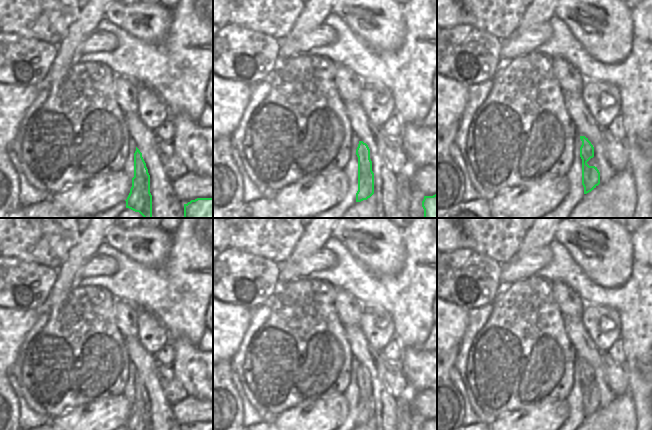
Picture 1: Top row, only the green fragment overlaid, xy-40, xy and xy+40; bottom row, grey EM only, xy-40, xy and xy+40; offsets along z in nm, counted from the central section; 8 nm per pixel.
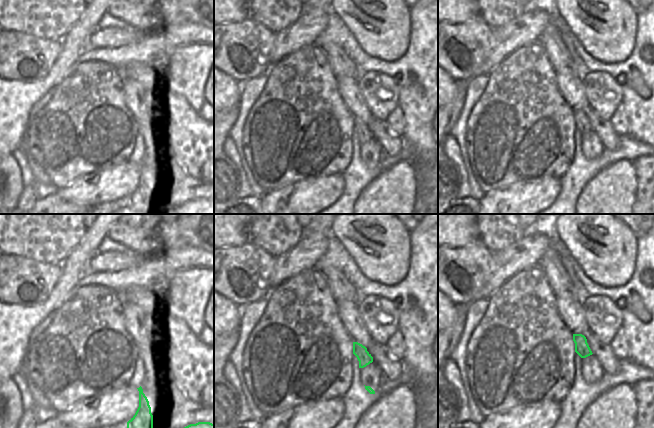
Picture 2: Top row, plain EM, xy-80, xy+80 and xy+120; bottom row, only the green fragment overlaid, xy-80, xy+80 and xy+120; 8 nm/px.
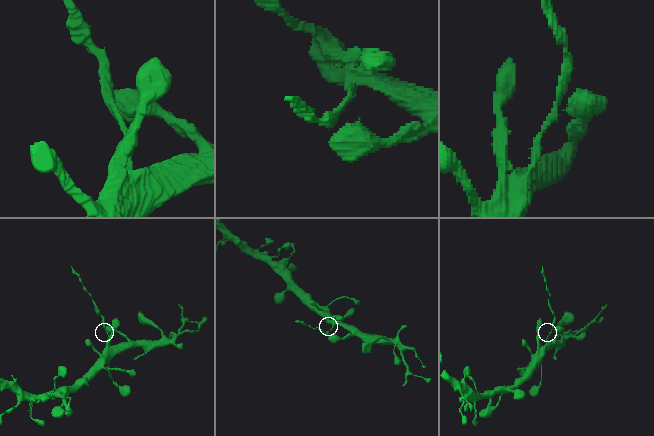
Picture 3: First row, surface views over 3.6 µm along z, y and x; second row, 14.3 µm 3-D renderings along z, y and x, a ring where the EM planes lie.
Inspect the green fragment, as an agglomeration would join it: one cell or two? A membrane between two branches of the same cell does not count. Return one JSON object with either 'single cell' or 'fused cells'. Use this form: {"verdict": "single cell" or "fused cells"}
{"verdict": "fused cells"}

